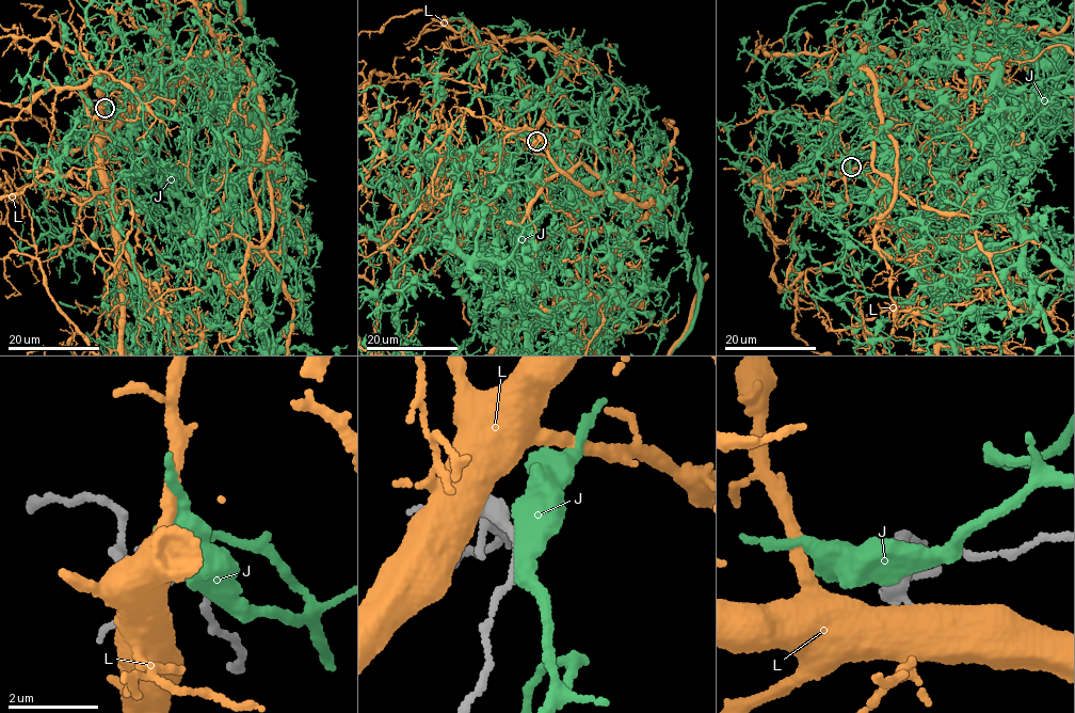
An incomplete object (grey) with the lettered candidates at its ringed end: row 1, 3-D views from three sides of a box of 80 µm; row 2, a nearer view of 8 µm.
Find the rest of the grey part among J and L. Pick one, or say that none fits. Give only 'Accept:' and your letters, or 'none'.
Accept: J

